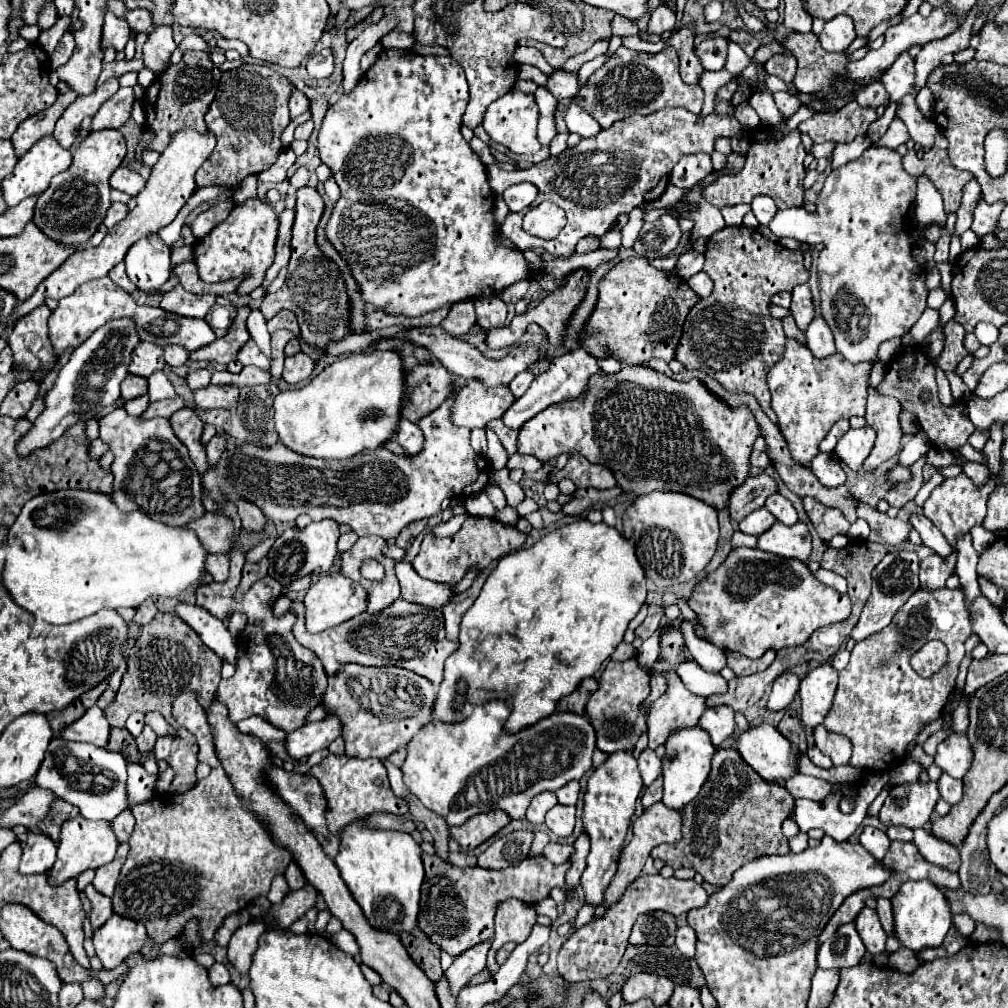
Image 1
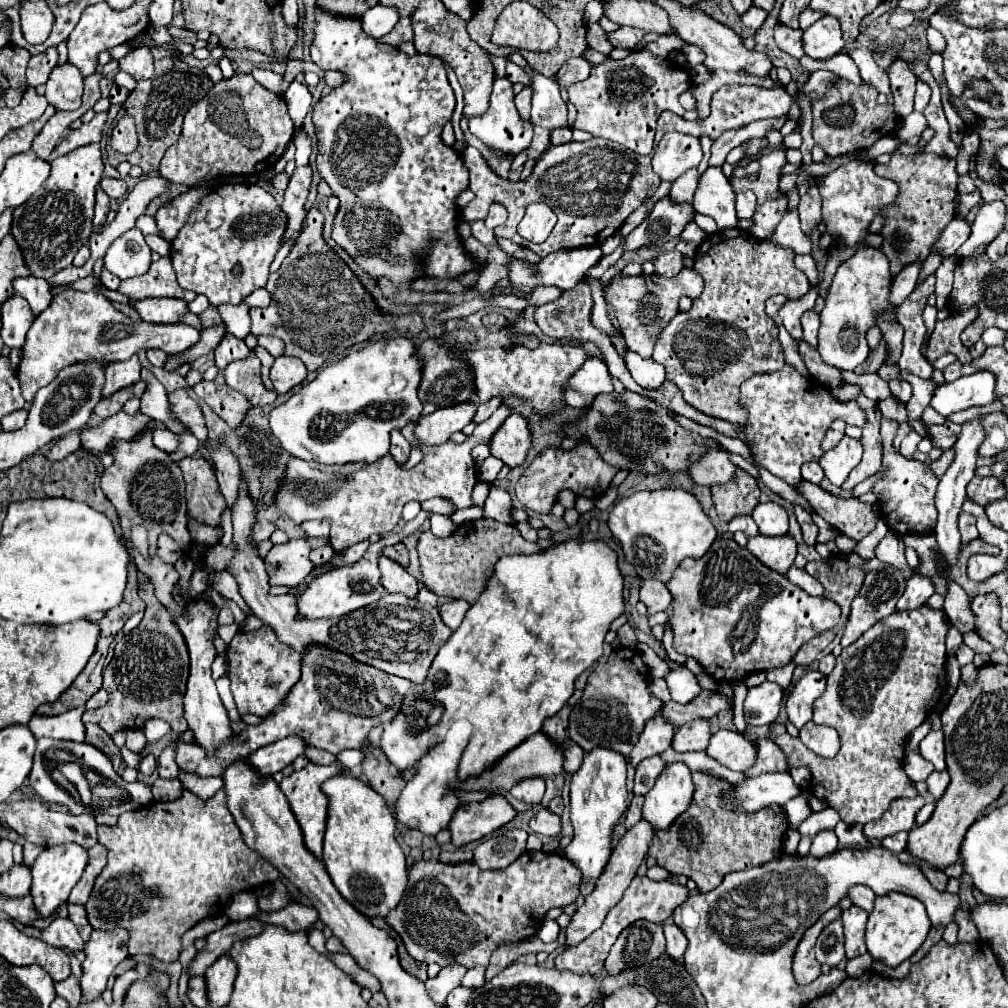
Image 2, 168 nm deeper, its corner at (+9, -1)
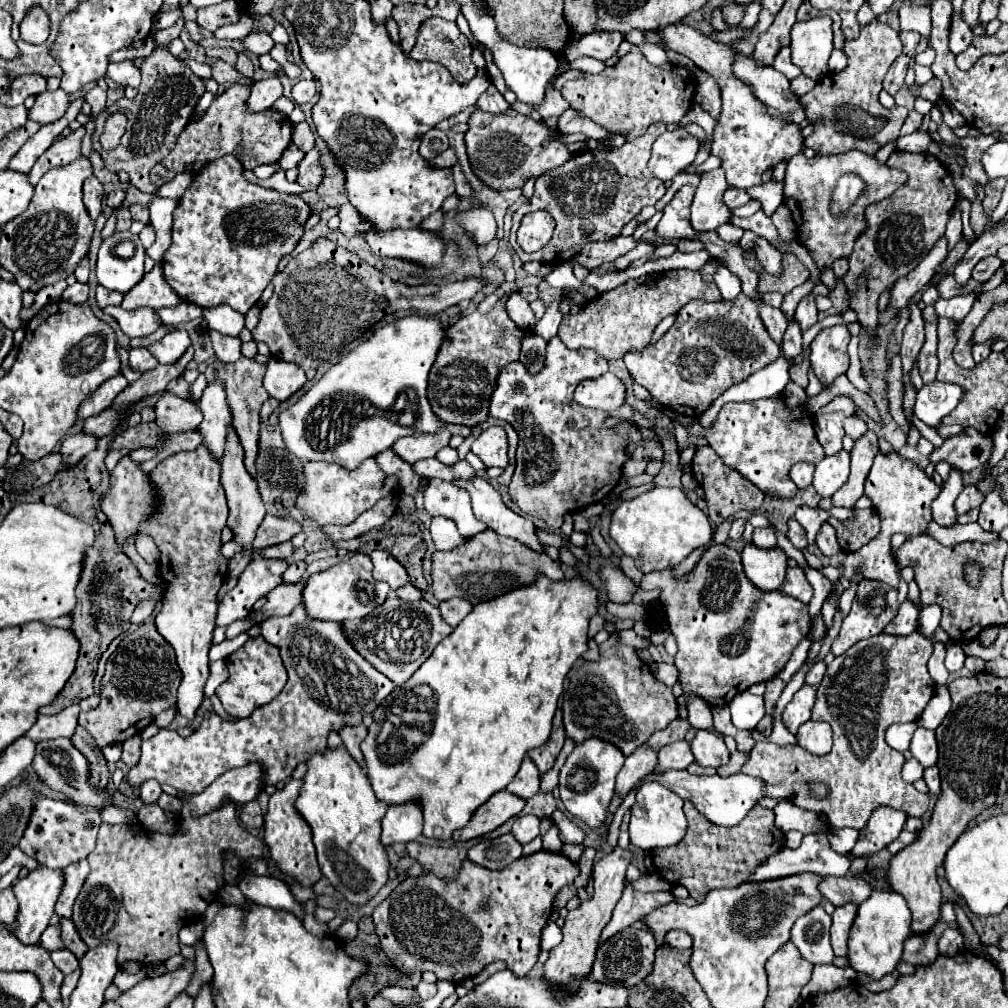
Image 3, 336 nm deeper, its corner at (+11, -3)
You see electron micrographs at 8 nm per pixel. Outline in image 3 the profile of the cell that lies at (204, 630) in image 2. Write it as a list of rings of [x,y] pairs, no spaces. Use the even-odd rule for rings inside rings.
[[[202,445],[188,453],[174,453],[160,461],[156,469],[148,473],[152,487],[156,489],[156,507],[154,515],[148,515],[148,521],[140,525],[140,535],[154,539],[160,551],[160,577],[166,583],[166,593],[162,609],[156,615],[154,623],[160,635],[172,645],[176,653],[176,663],[182,671],[182,683],[178,687],[178,713],[186,719],[194,719],[196,709],[204,697],[204,683],[208,679],[208,649],[212,645],[212,631],[216,627],[216,609],[218,609],[218,591],[224,577],[228,575],[228,563],[220,553],[222,539],[220,533],[228,519],[228,505],[224,487],[220,483],[220,461],[208,455],[208,449]]]

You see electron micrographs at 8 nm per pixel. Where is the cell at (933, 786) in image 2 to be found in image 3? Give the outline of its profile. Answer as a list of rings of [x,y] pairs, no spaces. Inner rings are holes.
[[[934,765],[934,767],[928,767],[928,769],[924,771],[924,781],[926,781],[930,793],[940,795],[940,775],[938,775],[938,767],[936,767],[936,765]]]

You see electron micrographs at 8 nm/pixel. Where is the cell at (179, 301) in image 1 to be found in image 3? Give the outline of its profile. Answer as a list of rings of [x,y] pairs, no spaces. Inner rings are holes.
[[[104,307],[104,313],[114,317],[124,331],[124,335],[132,337],[148,337],[160,327],[160,319],[154,309],[142,307],[136,311],[124,311],[122,307]]]

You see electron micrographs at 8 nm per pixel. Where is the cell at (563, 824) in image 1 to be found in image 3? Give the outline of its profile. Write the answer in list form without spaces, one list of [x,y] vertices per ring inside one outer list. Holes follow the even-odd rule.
[[[524,815],[524,817],[518,817],[512,825],[512,831],[510,831],[518,843],[528,843],[532,841],[538,833],[540,833],[540,819],[534,817],[534,815]]]

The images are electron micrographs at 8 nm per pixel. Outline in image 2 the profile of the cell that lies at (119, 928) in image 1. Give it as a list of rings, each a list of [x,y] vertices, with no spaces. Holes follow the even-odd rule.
[[[120,927],[112,931],[104,931],[104,929],[92,931],[84,947],[86,961],[82,963],[84,975],[80,983],[88,1001],[102,995],[114,967],[128,957],[128,939],[130,933],[126,933],[126,929]]]

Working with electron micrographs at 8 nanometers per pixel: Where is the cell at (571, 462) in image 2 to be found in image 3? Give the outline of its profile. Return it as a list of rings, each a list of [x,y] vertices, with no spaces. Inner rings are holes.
[[[554,337],[548,343],[546,349],[546,363],[544,369],[538,375],[530,375],[526,367],[518,361],[504,367],[498,375],[498,383],[494,389],[494,395],[490,399],[490,415],[500,421],[508,421],[514,431],[518,431],[518,449],[516,449],[516,471],[512,475],[512,481],[508,485],[510,499],[532,517],[542,519],[550,529],[560,529],[566,513],[578,513],[586,509],[588,505],[600,503],[620,481],[622,477],[622,465],[628,461],[628,439],[624,435],[616,433],[616,429],[606,427],[604,421],[610,417],[610,413],[592,409],[592,407],[580,407],[580,403],[574,401],[574,391],[580,381],[584,379],[596,379],[608,371],[608,361],[600,357],[596,351],[590,349],[568,349],[558,337]],[[570,419],[588,419],[590,427],[586,429],[574,429],[570,425]]]

